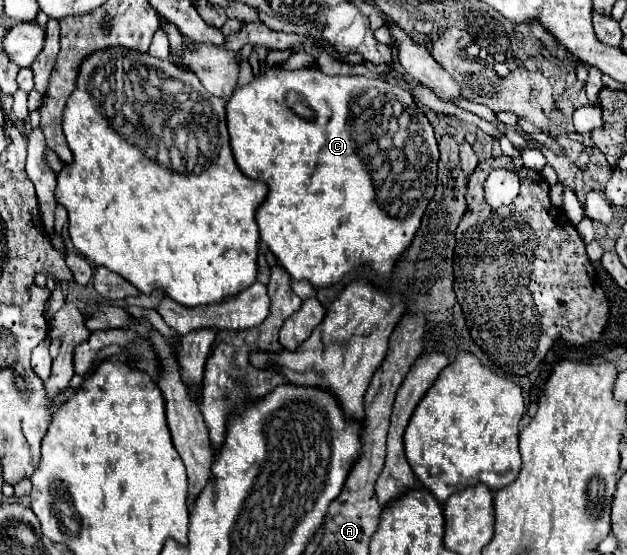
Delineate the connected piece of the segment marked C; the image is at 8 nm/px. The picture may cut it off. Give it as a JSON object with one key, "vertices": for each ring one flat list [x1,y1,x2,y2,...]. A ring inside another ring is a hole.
{"vertices":[[271,68,265,74,261,74,259,78,255,78,251,84,237,88,233,92,231,100,227,102,227,128,229,128,231,150,233,150,237,166,249,178,265,180,269,184,269,196,265,198,265,202,257,210,257,224,259,224,261,240,269,246,269,250,275,254,275,258,281,262,281,266,291,274,291,278,307,280,313,284,313,288,323,288,323,286,333,286,333,284,341,282,347,274,351,274,359,266,369,266,375,274,389,278,393,274,395,264,401,258,403,250,411,244,415,232,419,230,421,218,423,218,427,204,429,204,431,196,435,194,435,186,437,186,439,148,437,148,437,140,433,134,433,126,429,124,425,114,421,116,421,112,419,112,419,118,415,116,415,112,419,108,417,108,417,102,411,98,409,108,403,108,403,112,399,114,399,132,393,136,393,146,397,150,391,152,395,156,393,158,389,156,389,150,393,148,391,138,389,138,389,120,393,116,393,112,391,112,393,92,395,92,395,88,391,88,383,80,369,80,369,78,361,78,361,76,327,76,321,70,311,70,311,68,301,68,301,70,293,70,293,72],[397,168,399,168,399,180,411,180,409,182,411,186,407,186,407,184,403,186,407,190,403,190,401,184,395,184]]}

